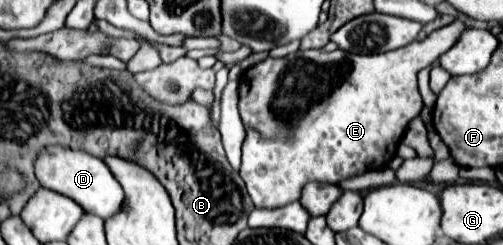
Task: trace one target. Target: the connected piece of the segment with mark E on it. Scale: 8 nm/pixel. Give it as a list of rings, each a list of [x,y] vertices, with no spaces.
[[[455,20],[429,34],[421,42],[411,42],[399,50],[383,54],[351,54],[297,50],[285,58],[267,58],[249,68],[239,82],[239,112],[245,126],[241,178],[257,208],[279,208],[299,200],[303,184],[319,180],[335,184],[339,180],[359,176],[373,168],[383,168],[397,154],[399,140],[407,124],[419,116],[423,108],[417,90],[417,72],[431,66],[447,52],[465,30],[463,22]]]

